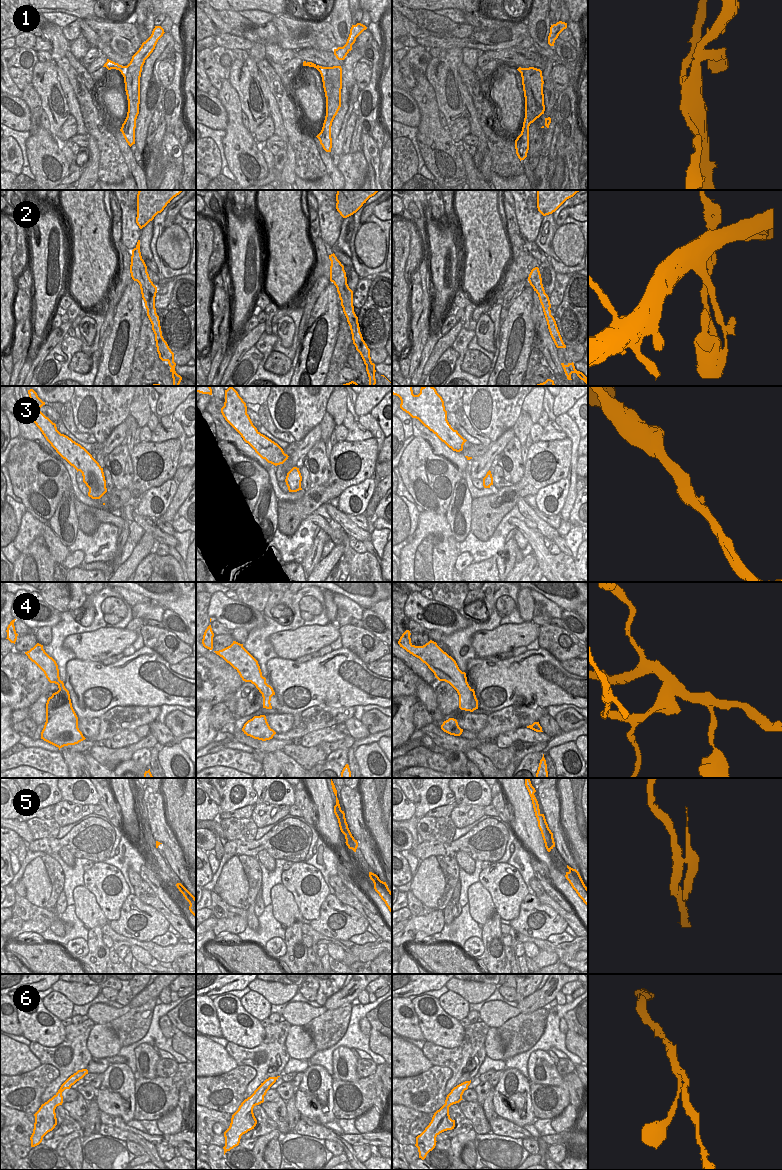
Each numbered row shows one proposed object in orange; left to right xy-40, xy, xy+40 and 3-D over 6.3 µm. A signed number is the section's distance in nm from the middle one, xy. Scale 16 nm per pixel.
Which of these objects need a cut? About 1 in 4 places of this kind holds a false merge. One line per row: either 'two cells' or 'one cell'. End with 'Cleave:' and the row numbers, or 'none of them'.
1: two cells
2: two cells
3: one cell
4: two cells
5: one cell
6: one cell
Cleave: 1, 2, 4

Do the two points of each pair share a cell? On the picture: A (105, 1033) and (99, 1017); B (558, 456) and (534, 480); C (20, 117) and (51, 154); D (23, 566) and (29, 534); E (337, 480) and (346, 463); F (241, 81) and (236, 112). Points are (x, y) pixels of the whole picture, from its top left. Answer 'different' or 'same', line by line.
A: different
B: same
C: different
D: different
E: same
F: different

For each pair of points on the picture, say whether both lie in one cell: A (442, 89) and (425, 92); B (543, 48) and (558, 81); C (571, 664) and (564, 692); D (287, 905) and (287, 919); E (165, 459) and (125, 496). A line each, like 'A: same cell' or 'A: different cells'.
A: different cells
B: different cells
C: different cells
D: same cell
E: same cell

